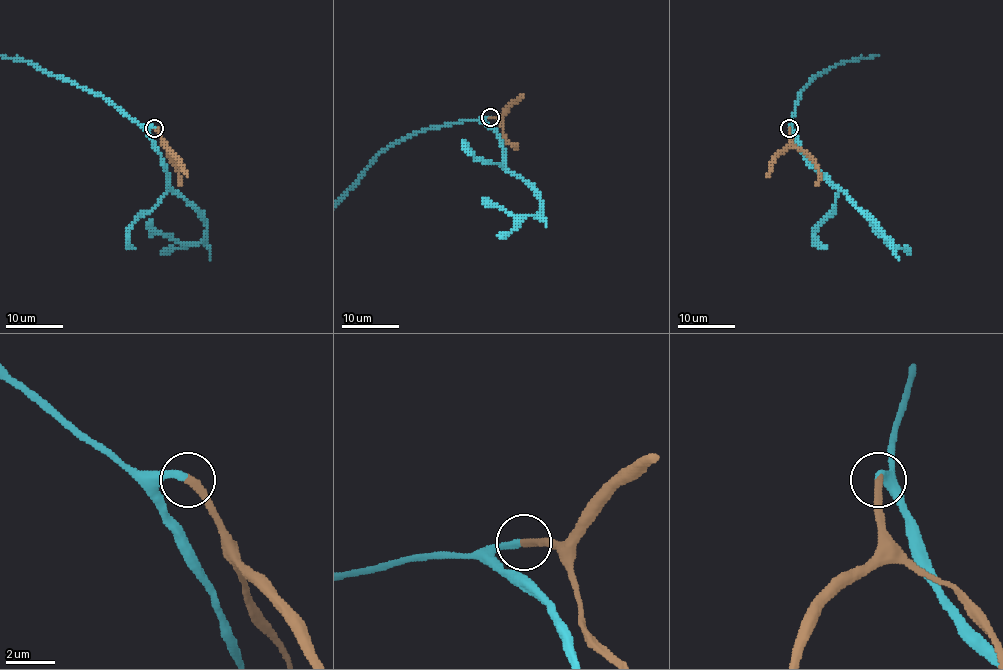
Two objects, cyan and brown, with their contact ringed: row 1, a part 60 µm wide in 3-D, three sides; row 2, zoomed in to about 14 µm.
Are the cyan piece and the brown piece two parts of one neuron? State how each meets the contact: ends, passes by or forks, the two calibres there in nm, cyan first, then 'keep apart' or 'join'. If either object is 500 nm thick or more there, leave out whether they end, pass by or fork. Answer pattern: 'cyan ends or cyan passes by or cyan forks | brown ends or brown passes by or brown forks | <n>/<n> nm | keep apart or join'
cyan ends | brown ends | 280/320 nm | join

